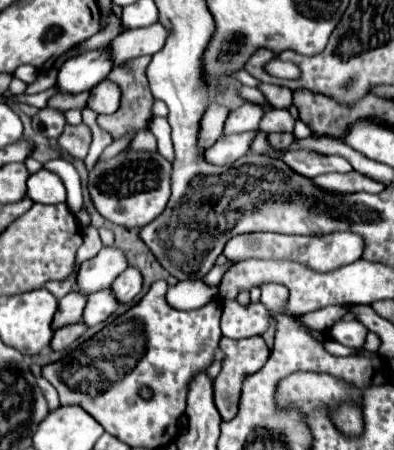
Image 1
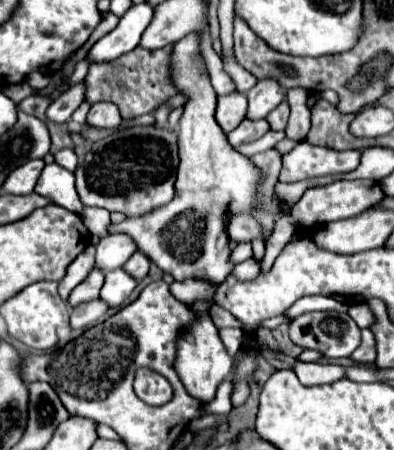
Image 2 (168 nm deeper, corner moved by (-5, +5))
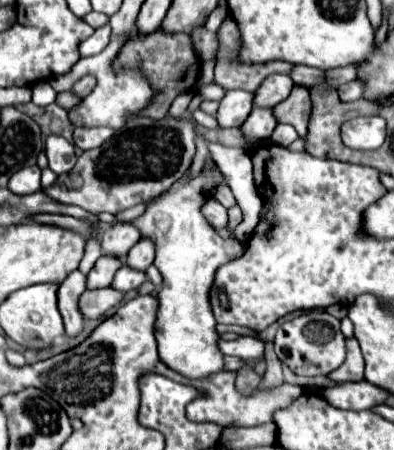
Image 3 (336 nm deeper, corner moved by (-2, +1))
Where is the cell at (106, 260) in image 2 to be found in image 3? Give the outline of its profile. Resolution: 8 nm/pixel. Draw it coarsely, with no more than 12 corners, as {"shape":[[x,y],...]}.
{"shape":[[116,221],[102,235],[102,251],[126,259],[140,241],[132,223]]}

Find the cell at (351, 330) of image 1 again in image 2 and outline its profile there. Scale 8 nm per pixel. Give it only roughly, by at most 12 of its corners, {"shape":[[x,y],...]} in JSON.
{"shape":[[347,313],[291,321],[291,339],[325,357],[349,357],[361,329]]}

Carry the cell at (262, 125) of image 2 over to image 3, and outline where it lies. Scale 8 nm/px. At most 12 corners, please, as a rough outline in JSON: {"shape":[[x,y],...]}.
{"shape":[[254,109],[242,125],[246,137],[264,141],[278,125],[272,109]]}

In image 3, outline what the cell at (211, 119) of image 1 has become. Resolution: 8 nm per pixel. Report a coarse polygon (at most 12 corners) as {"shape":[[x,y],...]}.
{"shape":[[226,91],[216,113],[220,127],[240,127],[254,93]]}

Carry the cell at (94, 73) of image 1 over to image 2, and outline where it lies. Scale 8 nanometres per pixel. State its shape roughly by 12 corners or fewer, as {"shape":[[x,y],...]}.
{"shape":[[149,3],[133,5],[119,25],[89,49],[89,63],[133,51],[153,19]]}

